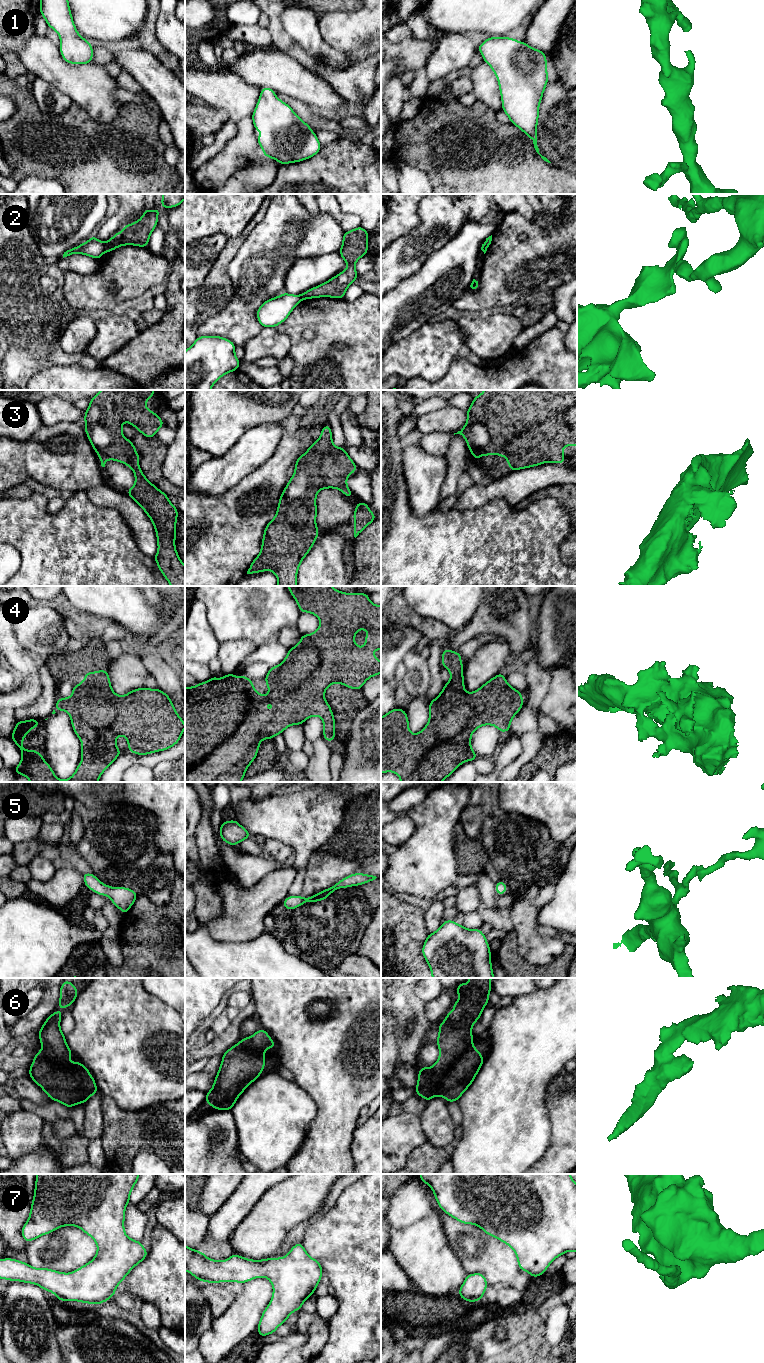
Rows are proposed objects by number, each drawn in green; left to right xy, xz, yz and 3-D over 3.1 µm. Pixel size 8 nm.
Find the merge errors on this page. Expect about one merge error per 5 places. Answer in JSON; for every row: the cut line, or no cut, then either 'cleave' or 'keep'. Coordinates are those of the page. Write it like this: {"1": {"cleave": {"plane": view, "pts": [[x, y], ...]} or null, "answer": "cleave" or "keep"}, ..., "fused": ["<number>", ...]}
{"1": {"cleave": null, "answer": "keep"}, "2": {"cleave": {"plane": "xy", "pts": [[104, 243], [105, 250]]}, "answer": "cleave"}, "3": {"cleave": null, "answer": "keep"}, "4": {"cleave": null, "answer": "keep"}, "5": {"cleave": null, "answer": "keep"}, "6": {"cleave": null, "answer": "keep"}, "7": {"cleave": null, "answer": "keep"}, "fused": ["2"]}

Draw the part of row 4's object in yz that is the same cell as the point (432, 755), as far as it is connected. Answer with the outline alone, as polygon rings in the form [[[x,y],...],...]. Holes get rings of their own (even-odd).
[[[444,647],[442,653],[442,667],[449,670],[451,678],[444,685],[441,693],[429,702],[429,721],[418,733],[409,731],[409,721],[406,710],[394,708],[381,717],[381,774],[394,772],[400,777],[400,782],[441,782],[448,778],[465,761],[472,761],[478,757],[471,747],[471,736],[474,731],[484,725],[493,725],[499,732],[510,732],[510,723],[523,707],[523,697],[519,690],[511,687],[500,673],[491,678],[479,689],[471,693],[464,690],[464,666],[462,655]]]

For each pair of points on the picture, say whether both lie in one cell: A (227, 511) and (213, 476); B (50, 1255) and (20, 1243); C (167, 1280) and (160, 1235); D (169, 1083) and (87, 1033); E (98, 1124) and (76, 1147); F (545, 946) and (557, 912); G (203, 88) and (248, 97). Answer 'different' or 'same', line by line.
A: different
B: different
C: same
D: same
E: different
F: different
G: same

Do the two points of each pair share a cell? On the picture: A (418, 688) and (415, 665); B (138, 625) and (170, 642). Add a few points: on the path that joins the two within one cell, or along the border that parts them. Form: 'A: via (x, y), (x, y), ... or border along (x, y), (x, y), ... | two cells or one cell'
A: via (417, 682), (417, 671) | one cell
B: via (146, 625), (155, 625), (164, 634) | one cell

